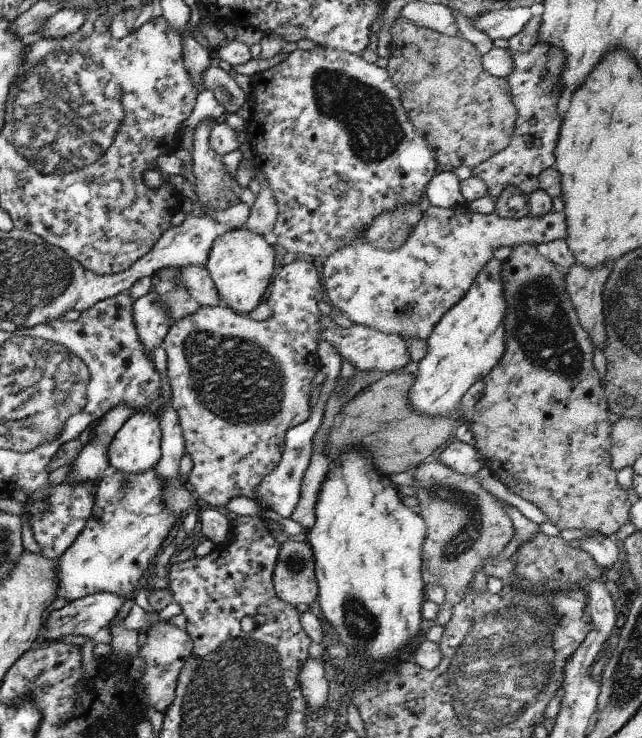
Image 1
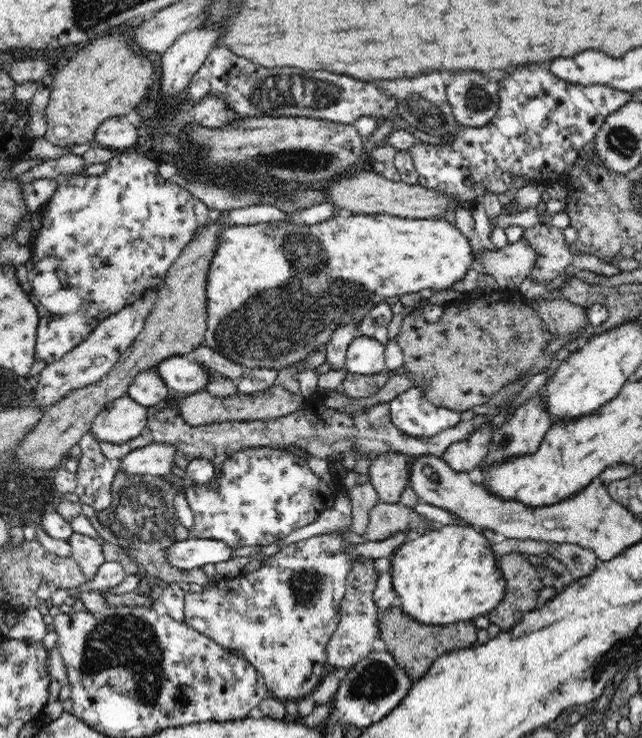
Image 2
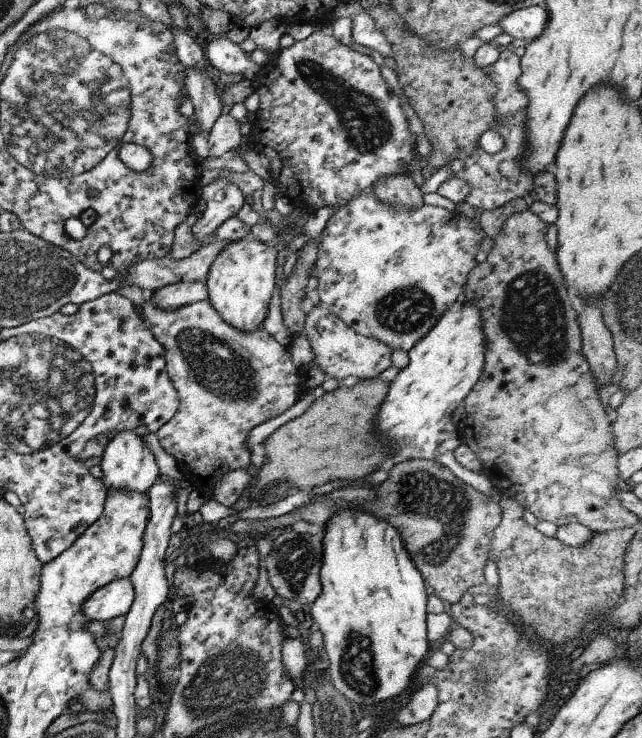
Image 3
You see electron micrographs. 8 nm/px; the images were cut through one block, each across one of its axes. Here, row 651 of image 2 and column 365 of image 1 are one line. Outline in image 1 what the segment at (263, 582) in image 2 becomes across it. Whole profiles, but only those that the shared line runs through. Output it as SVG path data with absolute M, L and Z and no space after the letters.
M466 205L449 208L429 206L413 226L407 240L395 250L381 250L369 244L362 233L351 244L337 248L322 262L320 279L326 301L337 308L356 325L363 325L382 333L425 340L441 316L455 306L475 280L477 273L493 258L493 252L501 246L518 244L547 244L567 236L567 224L562 211L552 210L543 216L525 216L519 219L499 217L495 212L480 214L469 211Z

